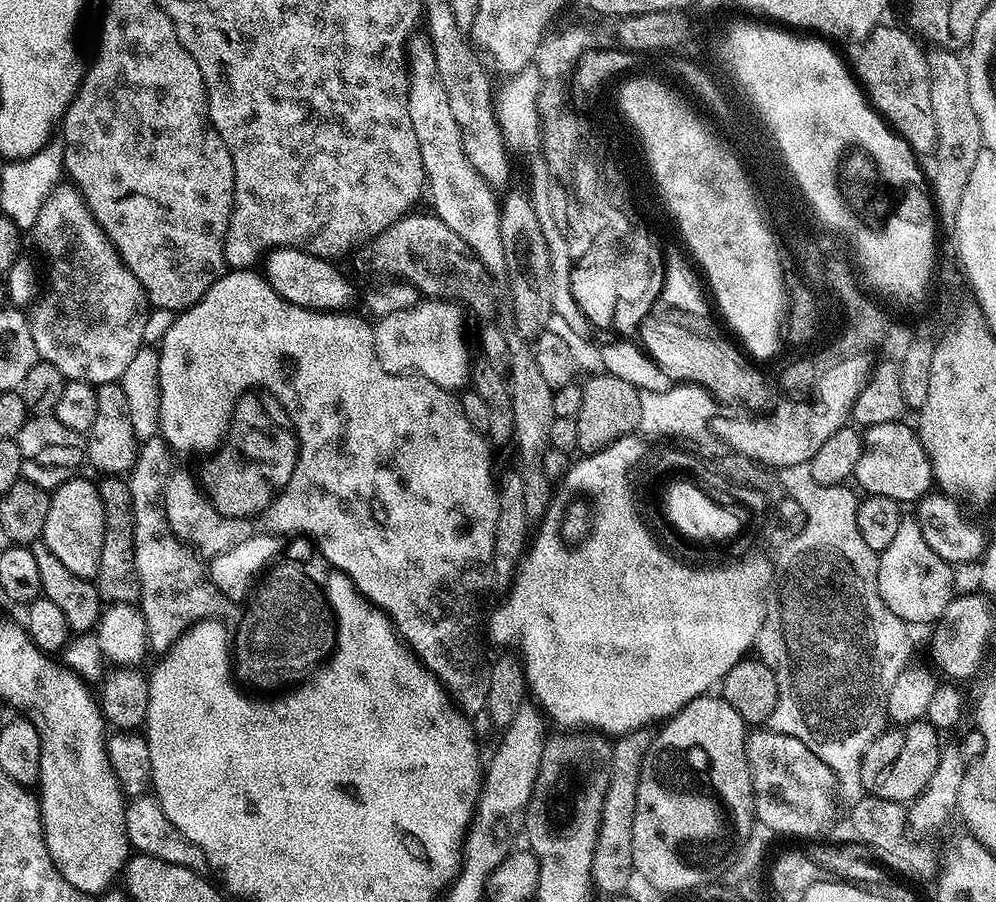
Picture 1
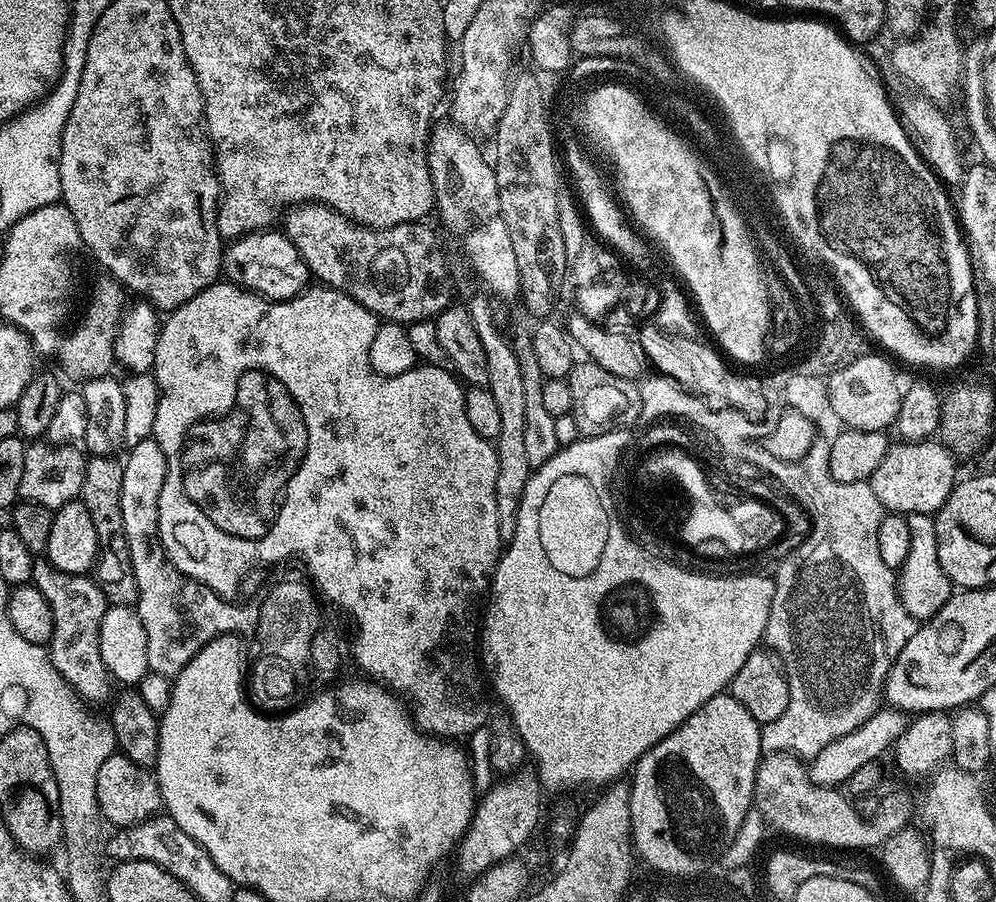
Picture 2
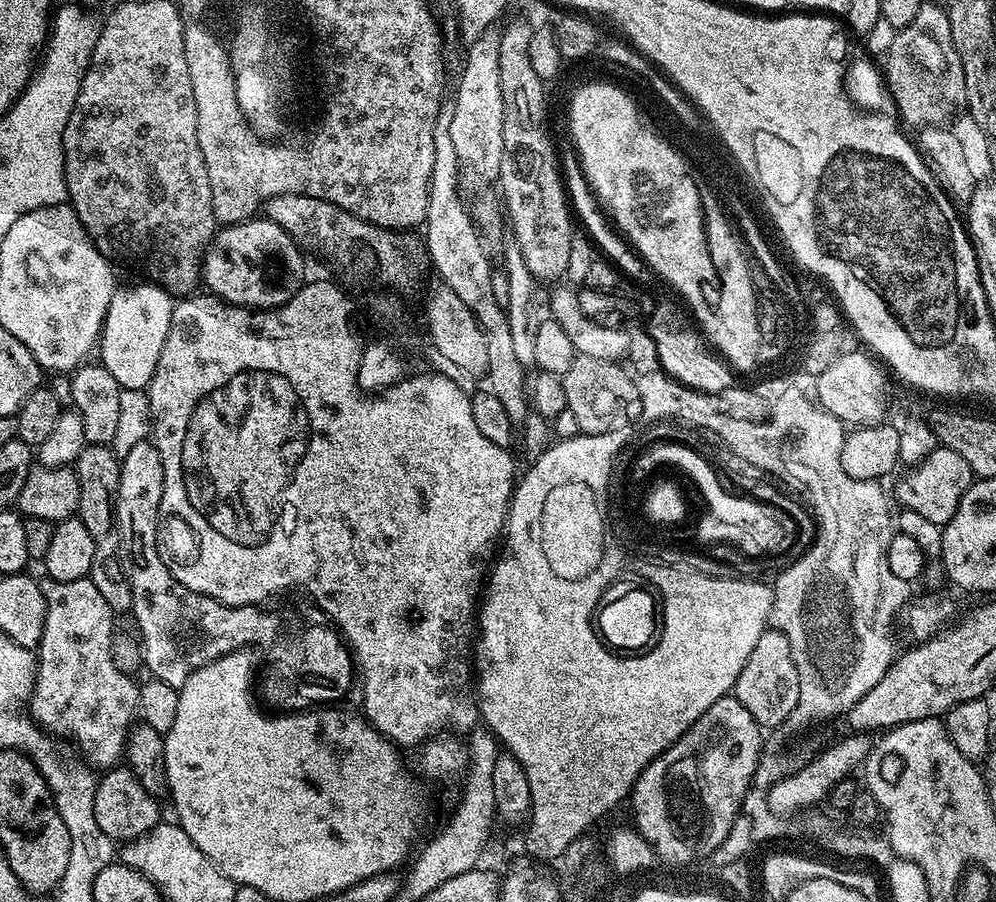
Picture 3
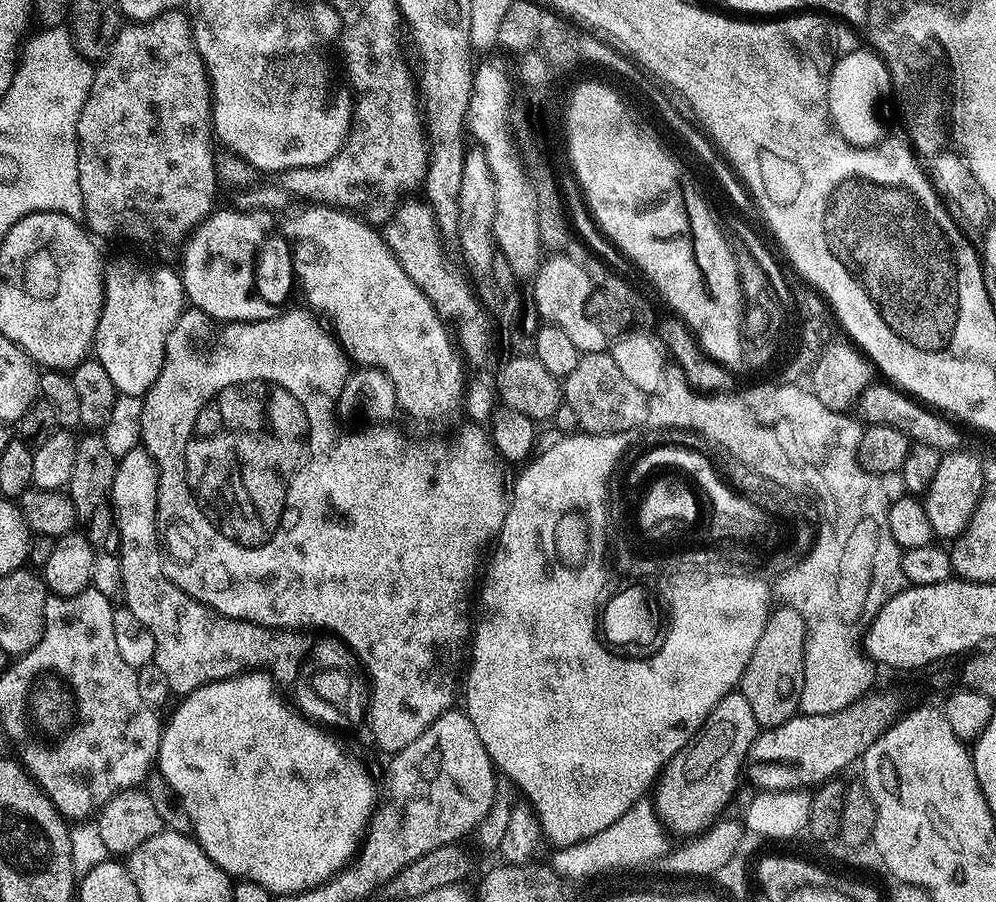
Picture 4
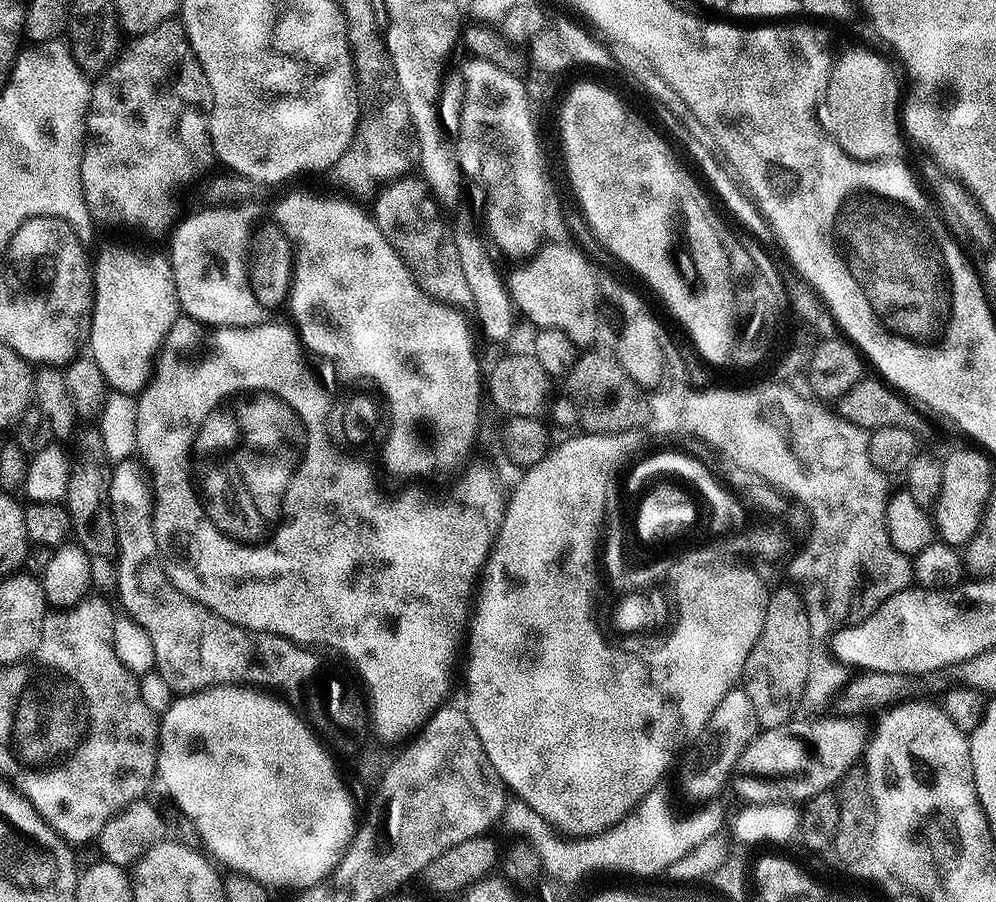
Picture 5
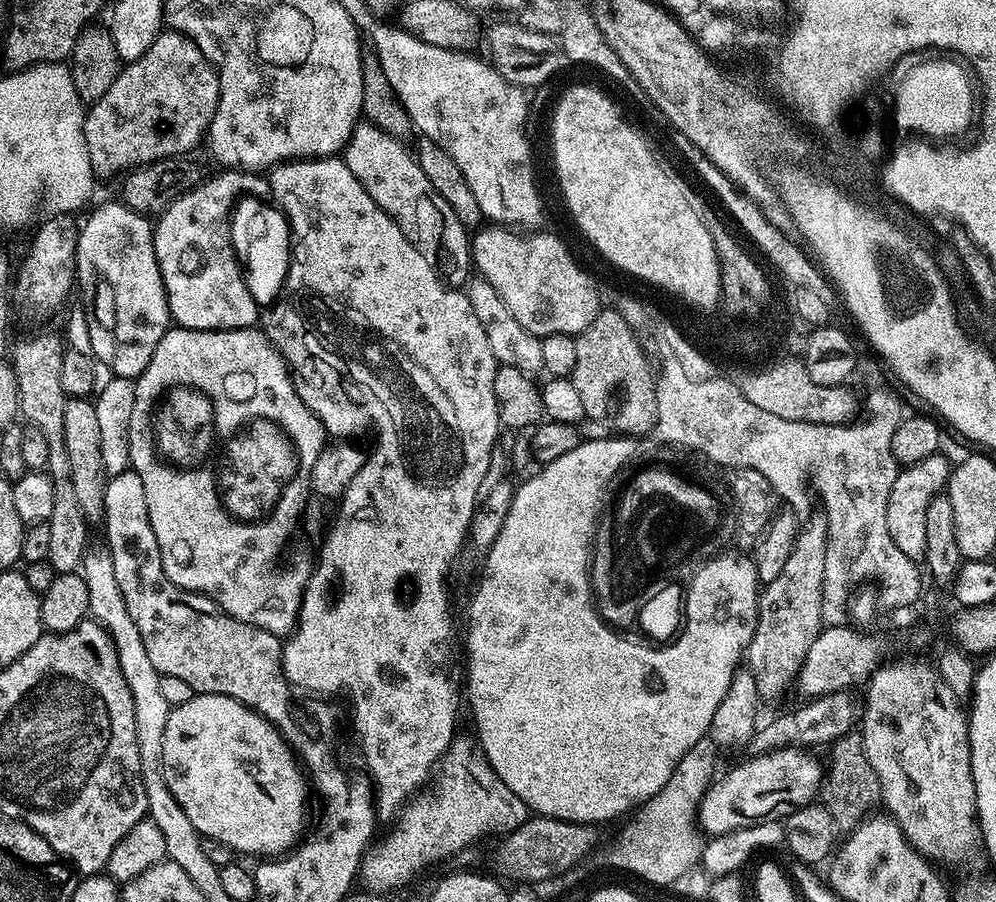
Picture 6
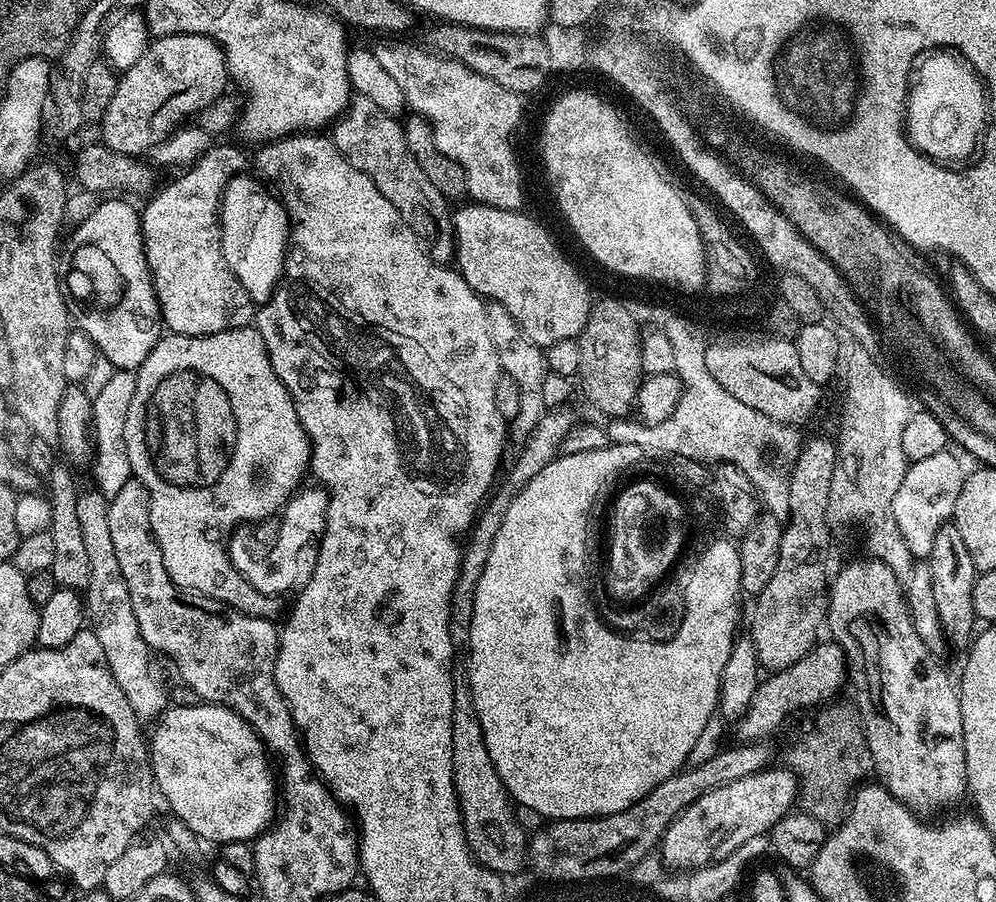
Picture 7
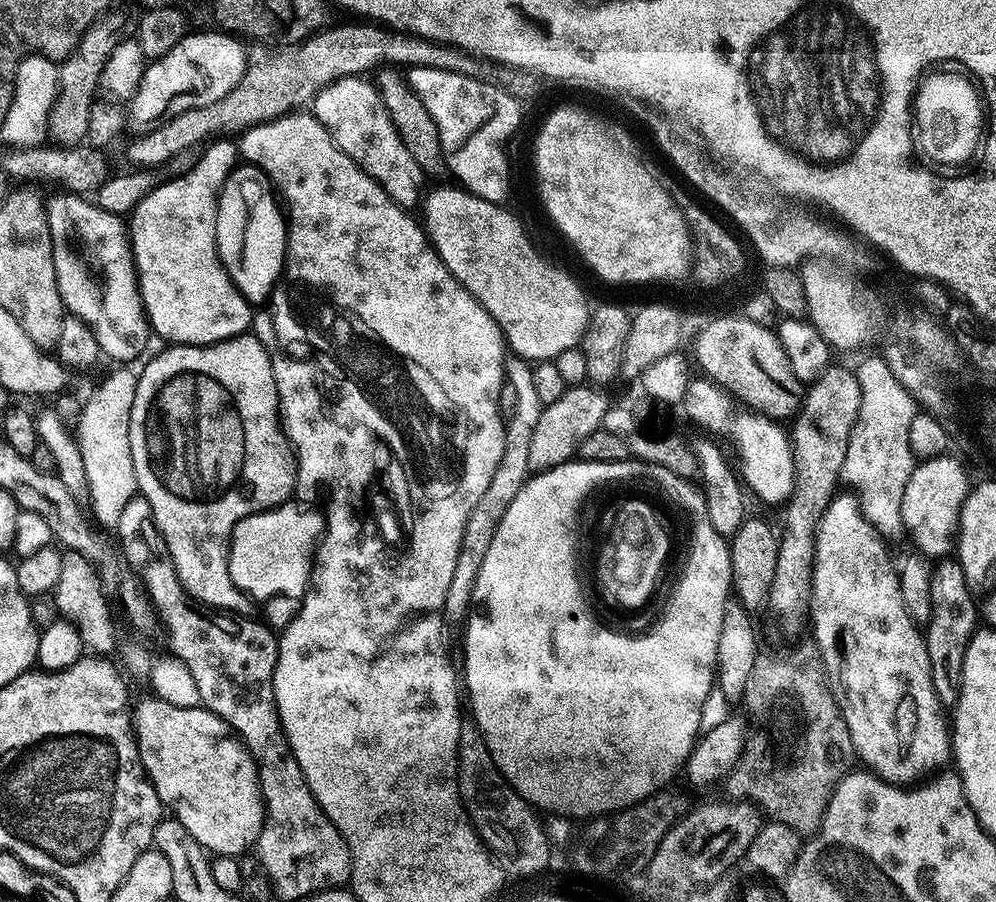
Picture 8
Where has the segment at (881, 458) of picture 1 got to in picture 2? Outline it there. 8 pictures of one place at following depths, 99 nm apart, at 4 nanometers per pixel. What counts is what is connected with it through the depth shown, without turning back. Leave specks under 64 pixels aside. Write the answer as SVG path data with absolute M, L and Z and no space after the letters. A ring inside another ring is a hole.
M939 439L896 442L878 462L871 478L878 502L892 514L935 514L958 483L957 457Z

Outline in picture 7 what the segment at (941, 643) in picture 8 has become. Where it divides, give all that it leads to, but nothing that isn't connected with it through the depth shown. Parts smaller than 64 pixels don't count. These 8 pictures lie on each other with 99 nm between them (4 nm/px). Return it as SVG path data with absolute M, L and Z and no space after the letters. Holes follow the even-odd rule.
M955 522L943 524L938 534L934 534L926 562L930 566L930 579L934 581L934 602L938 605L938 618L942 622L944 639L951 647L953 644L961 650L967 649L977 631L976 624L978 625L972 597L972 587L978 573L974 562L970 562L970 554L966 554L966 542L962 542L962 534L958 534Z

